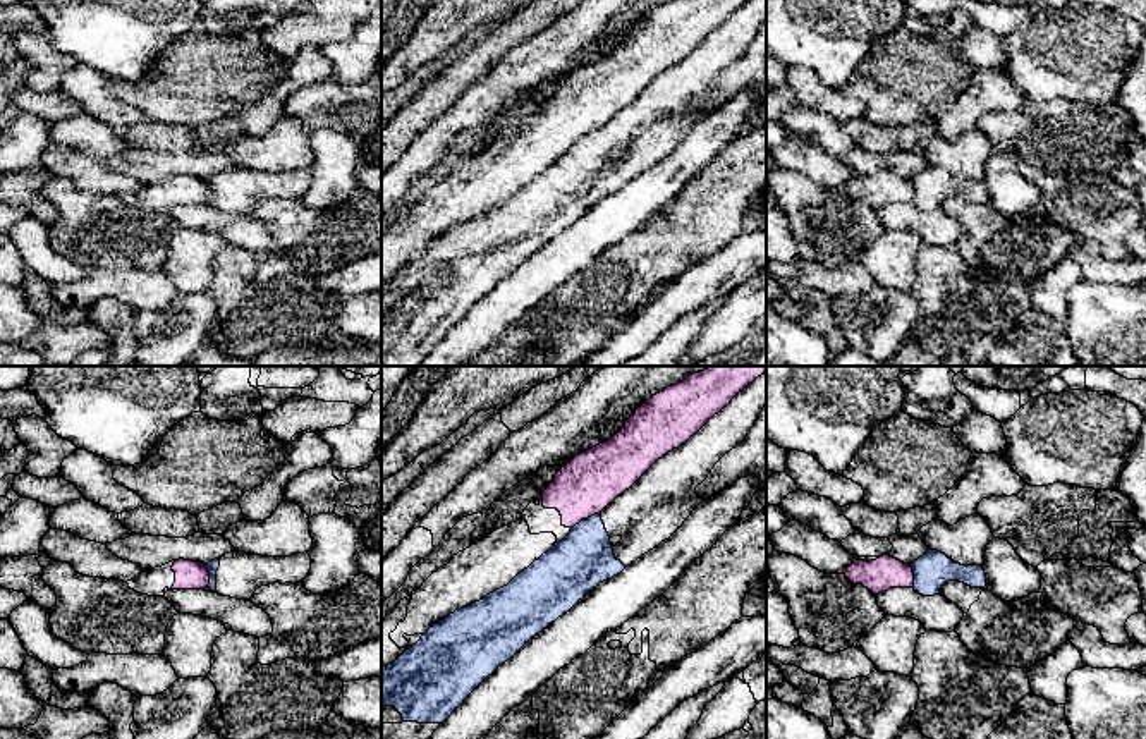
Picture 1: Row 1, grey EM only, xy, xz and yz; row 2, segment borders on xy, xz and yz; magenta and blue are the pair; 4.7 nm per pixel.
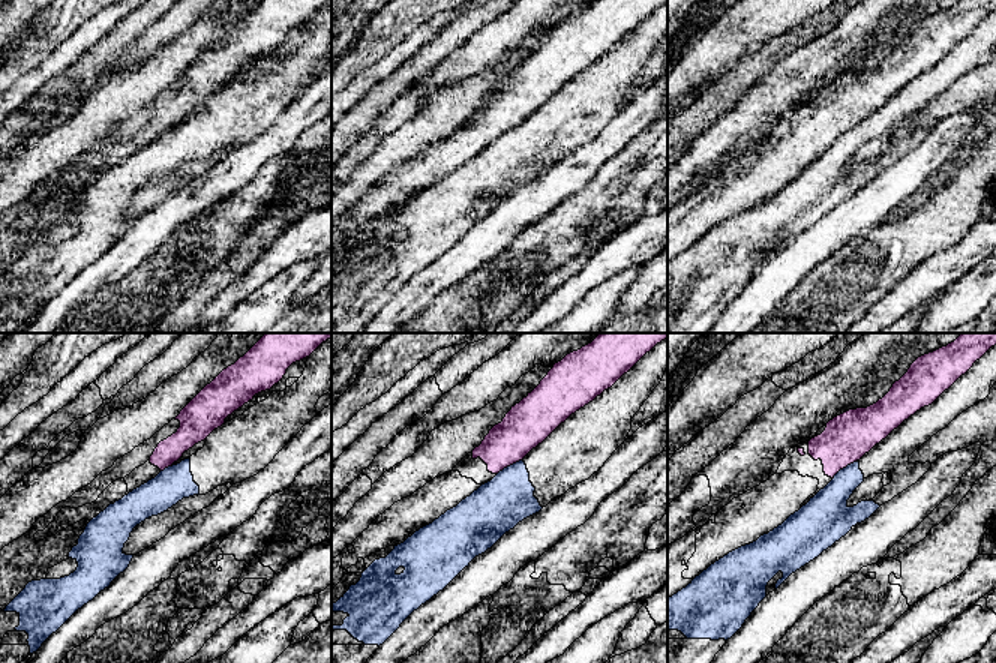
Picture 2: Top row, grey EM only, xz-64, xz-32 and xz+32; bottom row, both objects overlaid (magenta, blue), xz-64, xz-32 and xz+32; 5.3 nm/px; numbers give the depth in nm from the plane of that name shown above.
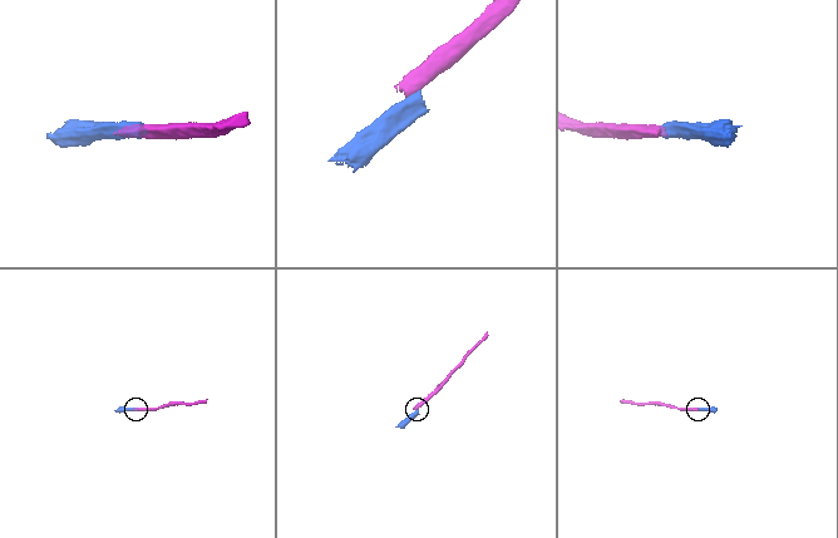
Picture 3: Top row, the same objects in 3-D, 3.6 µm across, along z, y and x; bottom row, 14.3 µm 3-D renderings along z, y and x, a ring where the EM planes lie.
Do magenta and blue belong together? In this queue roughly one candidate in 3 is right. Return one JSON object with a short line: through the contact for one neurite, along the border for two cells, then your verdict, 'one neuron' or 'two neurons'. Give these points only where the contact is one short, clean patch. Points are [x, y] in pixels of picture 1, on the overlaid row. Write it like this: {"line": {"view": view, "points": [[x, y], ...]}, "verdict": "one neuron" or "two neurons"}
{"line": {"view": "xz", "points": [[598, 513], [581, 519], [572, 528]]}, "verdict": "two neurons"}

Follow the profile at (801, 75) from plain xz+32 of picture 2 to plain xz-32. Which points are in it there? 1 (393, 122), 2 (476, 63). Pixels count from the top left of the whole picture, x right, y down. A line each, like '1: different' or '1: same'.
1: same
2: same

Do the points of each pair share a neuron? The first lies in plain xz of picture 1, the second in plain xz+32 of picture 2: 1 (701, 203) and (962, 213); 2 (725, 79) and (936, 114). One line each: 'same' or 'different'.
1: same
2: same

